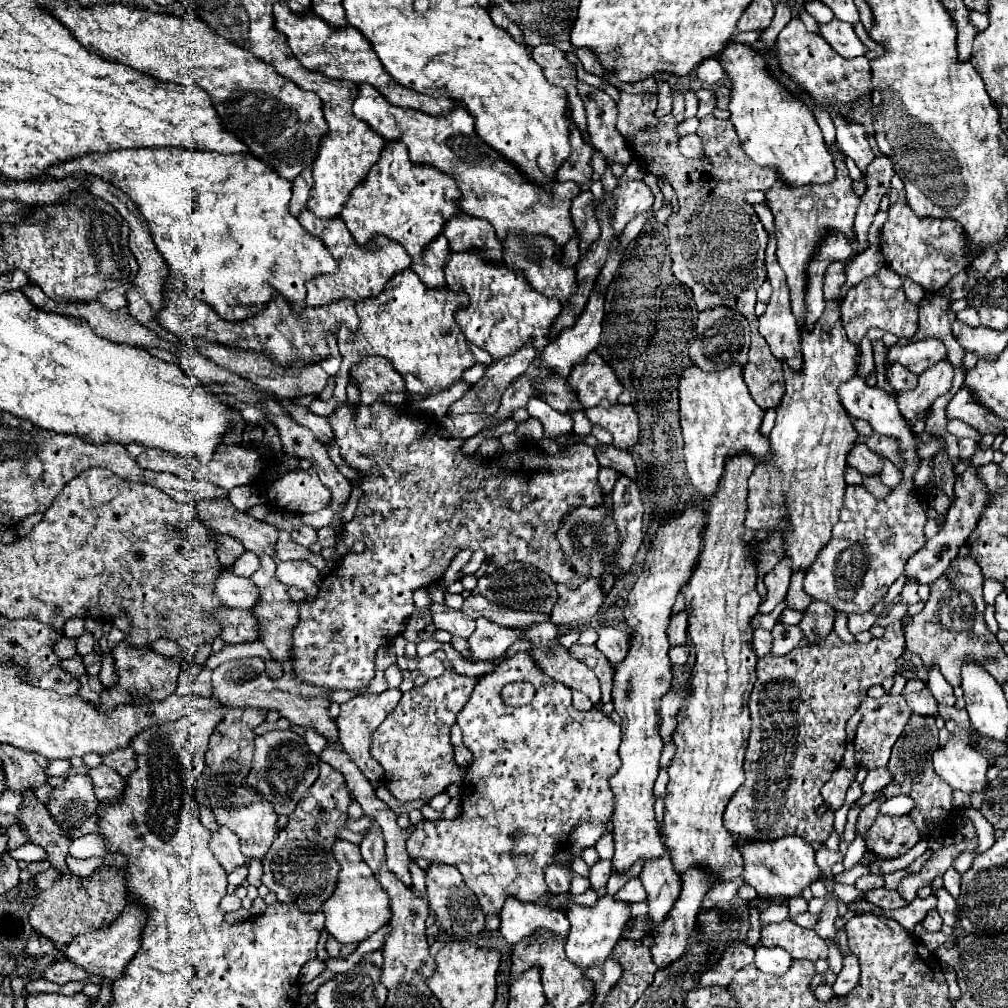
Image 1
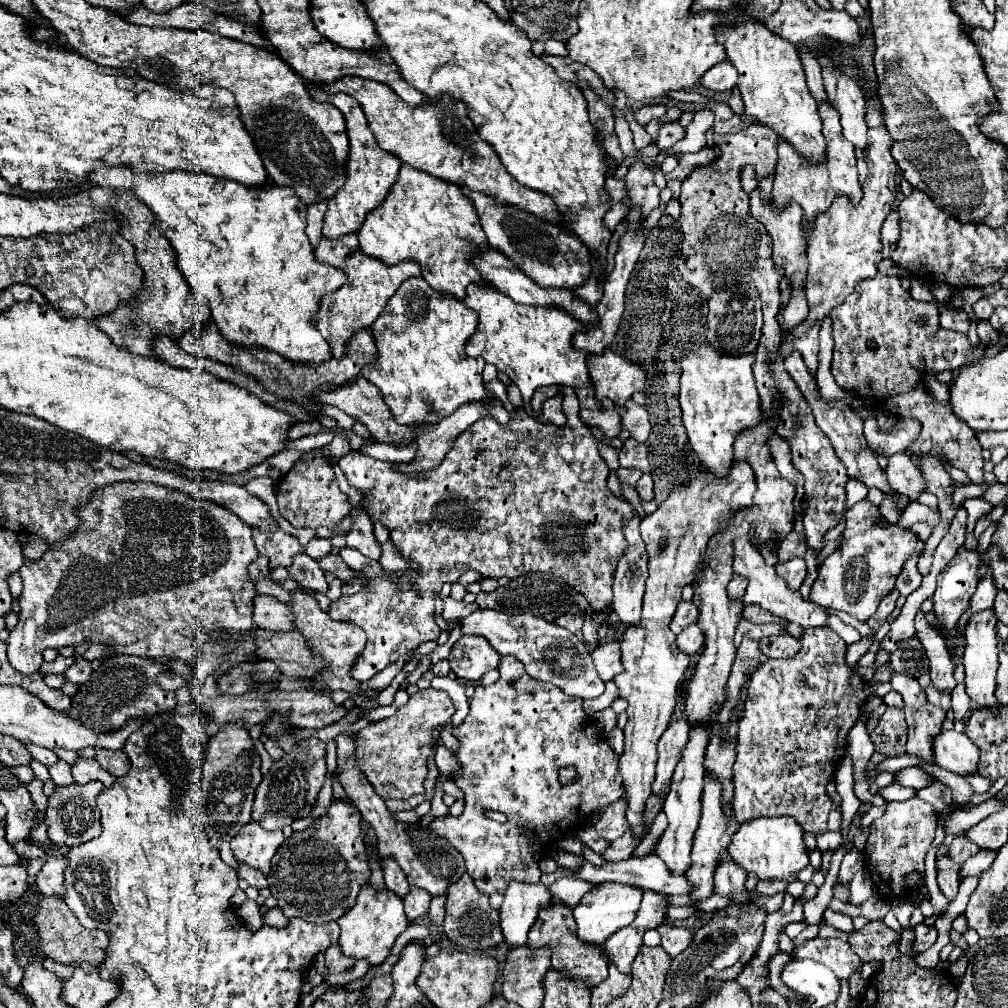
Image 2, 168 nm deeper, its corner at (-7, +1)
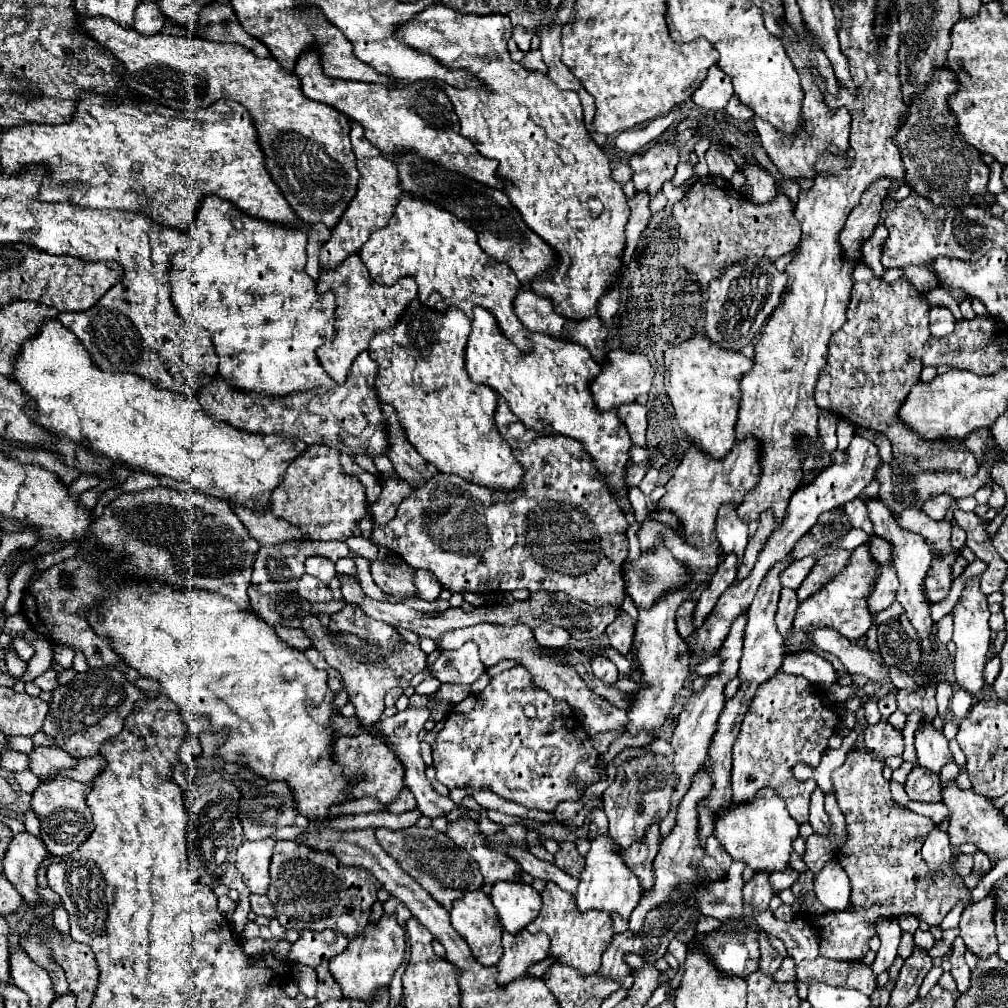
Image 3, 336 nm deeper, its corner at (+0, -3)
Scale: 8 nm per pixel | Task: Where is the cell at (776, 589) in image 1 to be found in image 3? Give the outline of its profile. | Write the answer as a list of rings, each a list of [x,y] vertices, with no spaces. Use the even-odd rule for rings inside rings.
[[[808,556],[802,560],[792,560],[782,572],[780,572],[780,582],[782,588],[790,588],[790,590],[798,590],[798,586],[804,582],[804,578],[808,576],[810,568],[814,566],[816,558]]]

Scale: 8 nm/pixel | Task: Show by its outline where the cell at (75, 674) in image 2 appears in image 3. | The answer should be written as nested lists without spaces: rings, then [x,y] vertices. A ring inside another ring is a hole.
[[[46,670],[42,676],[38,676],[36,680],[34,680],[34,684],[38,684],[42,690],[54,690],[54,688],[58,688],[60,684],[58,684],[58,672],[56,670]]]

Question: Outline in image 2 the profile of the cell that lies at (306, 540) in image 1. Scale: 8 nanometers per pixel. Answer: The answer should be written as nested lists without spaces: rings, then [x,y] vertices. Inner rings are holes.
[[[313,538],[305,548],[305,552],[315,560],[325,558],[327,554],[331,554],[331,550],[333,550],[333,546],[331,546],[331,540],[327,540],[327,538]]]

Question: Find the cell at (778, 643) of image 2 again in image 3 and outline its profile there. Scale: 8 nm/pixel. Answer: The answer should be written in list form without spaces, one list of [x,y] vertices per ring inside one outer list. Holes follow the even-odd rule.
[[[788,652],[784,654],[782,672],[788,674],[800,674],[806,676],[808,680],[814,680],[814,684],[822,684],[822,688],[828,688],[830,684],[836,682],[834,668],[828,660],[812,654],[812,652]]]

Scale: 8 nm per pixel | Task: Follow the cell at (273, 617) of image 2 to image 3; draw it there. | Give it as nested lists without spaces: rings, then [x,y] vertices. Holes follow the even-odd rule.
[[[274,626],[274,630],[276,630],[276,634],[286,642],[286,644],[290,644],[292,648],[298,648],[298,650],[306,650],[306,648],[310,648],[312,646],[312,642],[310,642],[310,638],[306,636],[306,632],[304,630],[300,630],[300,628],[286,628],[286,626]]]

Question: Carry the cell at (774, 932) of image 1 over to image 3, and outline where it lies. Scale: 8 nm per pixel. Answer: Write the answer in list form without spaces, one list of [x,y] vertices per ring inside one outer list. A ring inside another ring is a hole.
[[[818,956],[816,960],[802,960],[796,966],[796,976],[802,982],[820,980],[830,986],[842,988],[856,988],[870,996],[876,988],[876,974],[862,962],[840,962]]]

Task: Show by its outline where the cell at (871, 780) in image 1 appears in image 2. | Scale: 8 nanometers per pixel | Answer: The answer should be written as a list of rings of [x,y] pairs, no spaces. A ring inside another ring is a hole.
[[[905,768],[901,772],[897,772],[897,782],[915,790],[927,788],[929,786],[929,774],[923,772],[921,768]]]

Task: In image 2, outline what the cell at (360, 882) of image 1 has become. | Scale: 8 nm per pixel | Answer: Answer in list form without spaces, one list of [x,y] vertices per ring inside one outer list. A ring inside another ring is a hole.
[[[365,886],[355,906],[345,916],[341,916],[337,922],[341,926],[341,938],[339,938],[341,952],[355,960],[367,960],[369,966],[381,966],[391,954],[395,940],[409,926],[409,920],[403,912],[403,900],[397,898],[389,890],[377,892],[373,886]]]

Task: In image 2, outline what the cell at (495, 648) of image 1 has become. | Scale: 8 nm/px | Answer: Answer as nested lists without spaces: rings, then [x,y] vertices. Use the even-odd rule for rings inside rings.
[[[461,636],[449,654],[449,666],[457,678],[481,680],[481,676],[497,668],[501,656],[481,636]]]

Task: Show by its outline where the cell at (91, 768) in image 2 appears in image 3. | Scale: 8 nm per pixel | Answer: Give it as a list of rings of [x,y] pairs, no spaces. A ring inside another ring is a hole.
[[[34,748],[30,754],[30,770],[40,778],[56,778],[62,770],[74,768],[78,758],[70,756],[60,748]]]

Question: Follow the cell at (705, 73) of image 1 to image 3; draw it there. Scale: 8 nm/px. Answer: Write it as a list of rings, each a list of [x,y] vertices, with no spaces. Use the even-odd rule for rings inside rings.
[[[712,66],[700,88],[692,94],[692,100],[696,106],[706,110],[722,110],[726,108],[732,94],[734,90],[732,90],[730,76],[726,76],[718,66]]]

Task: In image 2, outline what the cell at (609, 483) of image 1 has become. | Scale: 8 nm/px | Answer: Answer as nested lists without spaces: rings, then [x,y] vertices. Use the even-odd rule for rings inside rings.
[[[619,468],[619,470],[617,470],[617,476],[619,476],[619,480],[621,480],[623,484],[635,486],[637,480],[641,478],[641,472],[639,472],[639,470],[625,470],[625,468]]]

